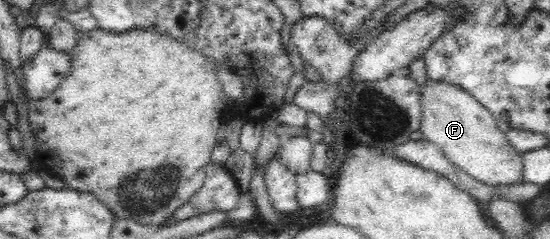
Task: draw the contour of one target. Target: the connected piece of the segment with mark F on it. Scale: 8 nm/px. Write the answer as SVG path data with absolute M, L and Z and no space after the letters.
M443 81L427 82L420 87L420 104L422 104L422 121L420 131L428 141L435 143L450 163L459 167L464 173L486 185L512 185L522 181L523 161L521 153L507 140L505 133L496 126L497 120L470 93Z

